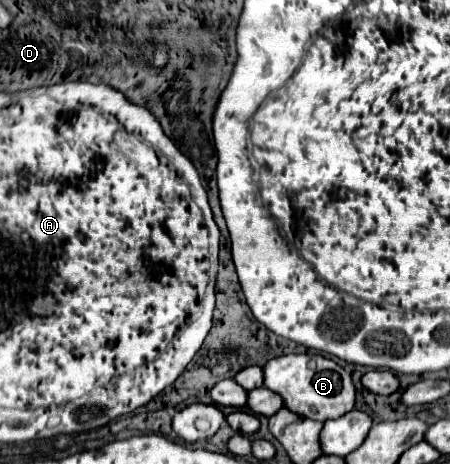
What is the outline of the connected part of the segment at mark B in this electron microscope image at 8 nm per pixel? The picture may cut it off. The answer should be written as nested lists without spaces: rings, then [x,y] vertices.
[[[282,355],[264,367],[264,385],[282,395],[286,407],[314,421],[338,419],[354,409],[356,387],[350,373],[326,355]]]

